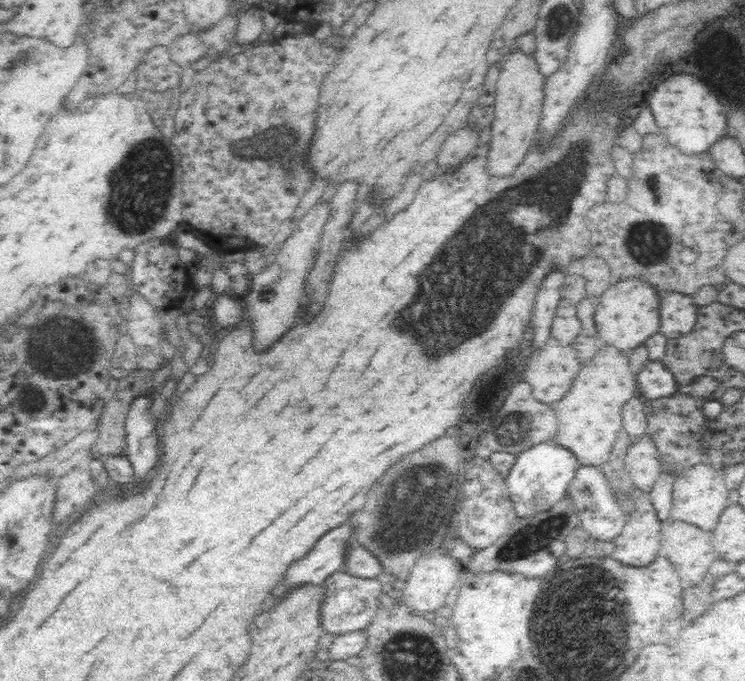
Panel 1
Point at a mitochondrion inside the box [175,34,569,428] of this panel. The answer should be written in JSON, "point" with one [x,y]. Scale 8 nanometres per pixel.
{"point":[284,164]}

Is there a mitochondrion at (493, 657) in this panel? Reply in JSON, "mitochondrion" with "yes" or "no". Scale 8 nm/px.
{"mitochondrion":"no"}

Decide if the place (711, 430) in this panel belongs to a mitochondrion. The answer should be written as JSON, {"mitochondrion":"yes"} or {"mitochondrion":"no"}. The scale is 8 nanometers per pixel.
{"mitochondrion":"no"}

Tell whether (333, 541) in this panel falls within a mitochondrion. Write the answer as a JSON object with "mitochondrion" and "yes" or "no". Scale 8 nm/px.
{"mitochondrion":"no"}

